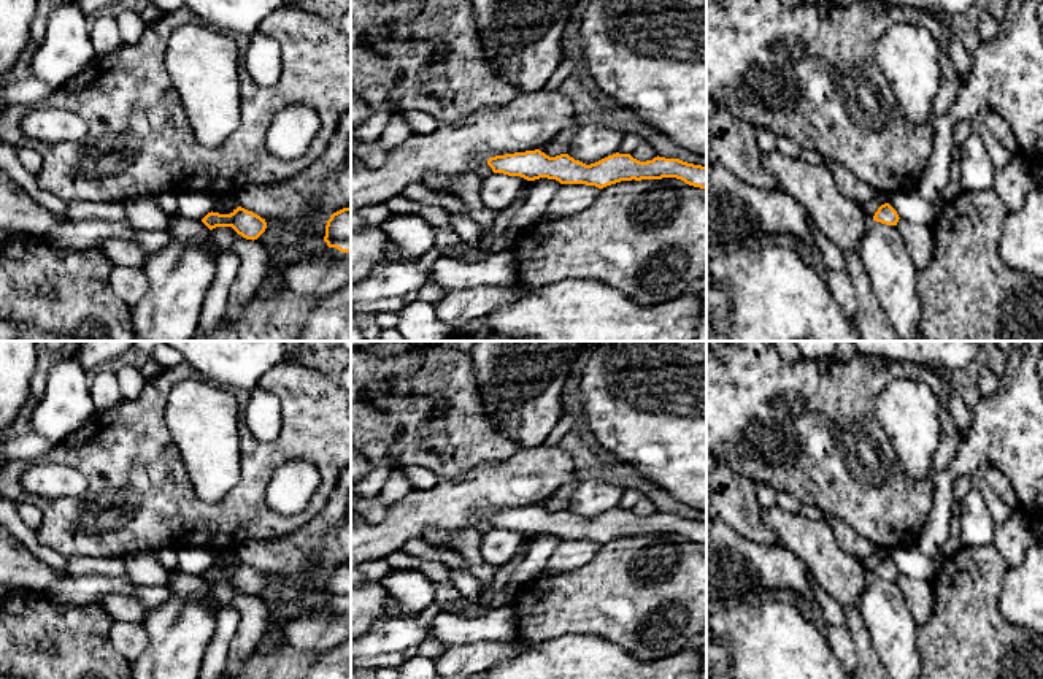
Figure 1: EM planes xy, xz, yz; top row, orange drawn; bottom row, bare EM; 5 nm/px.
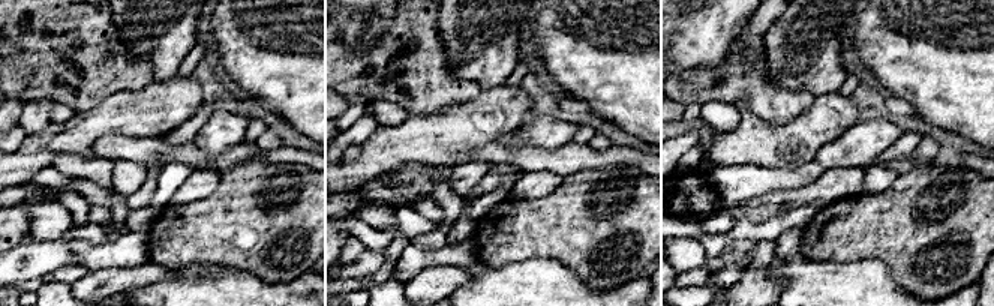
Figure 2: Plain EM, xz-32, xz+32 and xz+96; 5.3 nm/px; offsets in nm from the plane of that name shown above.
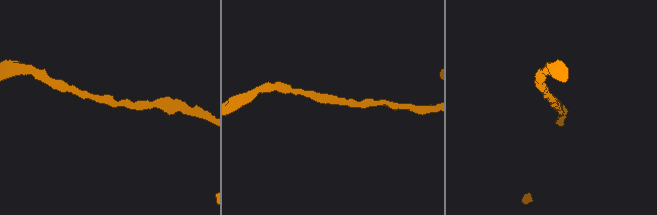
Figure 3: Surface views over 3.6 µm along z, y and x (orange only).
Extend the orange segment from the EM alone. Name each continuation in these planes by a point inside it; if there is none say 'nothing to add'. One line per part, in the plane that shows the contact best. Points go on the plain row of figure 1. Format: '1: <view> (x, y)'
nothing to add

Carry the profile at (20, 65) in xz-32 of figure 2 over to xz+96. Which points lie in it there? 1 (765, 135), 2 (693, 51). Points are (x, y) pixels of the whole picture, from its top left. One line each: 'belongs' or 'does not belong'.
1: does not belong
2: does not belong

